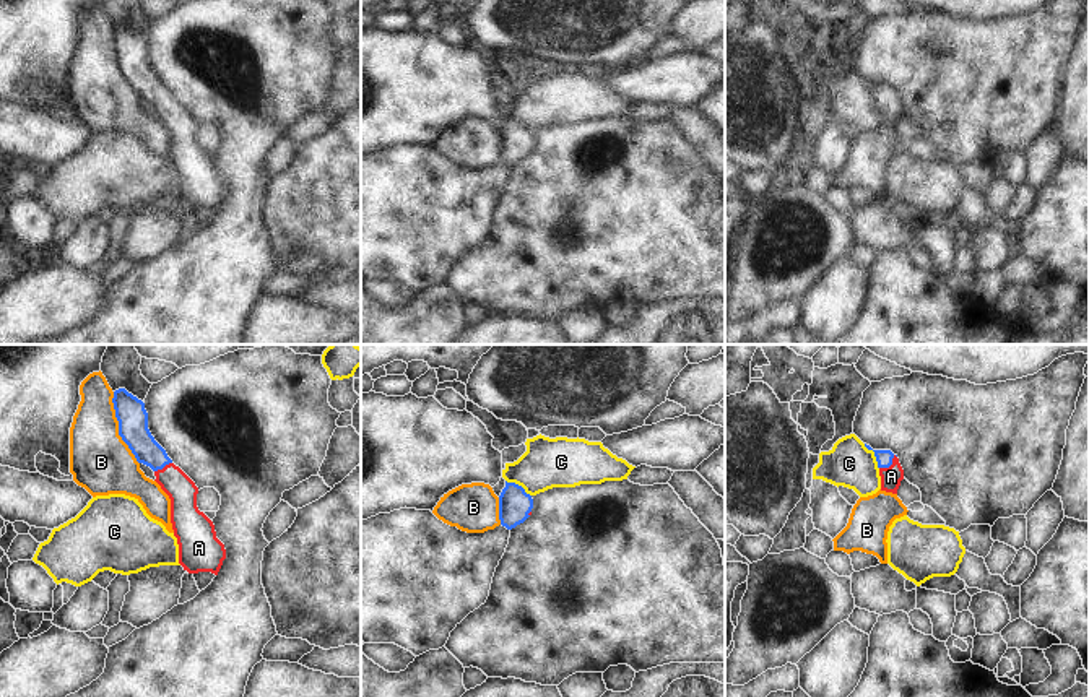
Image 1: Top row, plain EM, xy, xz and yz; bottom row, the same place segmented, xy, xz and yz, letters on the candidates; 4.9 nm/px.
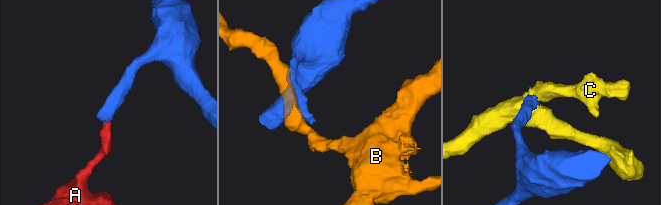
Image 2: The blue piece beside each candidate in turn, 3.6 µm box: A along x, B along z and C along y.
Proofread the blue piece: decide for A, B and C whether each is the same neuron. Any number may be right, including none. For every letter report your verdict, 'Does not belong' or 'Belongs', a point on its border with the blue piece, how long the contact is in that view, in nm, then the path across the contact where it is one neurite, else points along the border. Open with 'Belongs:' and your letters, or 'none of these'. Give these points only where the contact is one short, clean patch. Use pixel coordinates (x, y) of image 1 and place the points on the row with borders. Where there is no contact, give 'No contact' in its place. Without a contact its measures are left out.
Belongs: A
A: Belongs. Touches blue at yz (889, 465). Shared border 110 nm. Path across: yz (883, 457), (889, 465), (891, 476)
B: Does not belong. Touches blue at xy (119, 428). Shared border 380 nm
C: Does not belong. Touches blue at yz (875, 455). Shared border 150 nm. Boundary: yz (863, 444), (873, 452), (878, 468)

